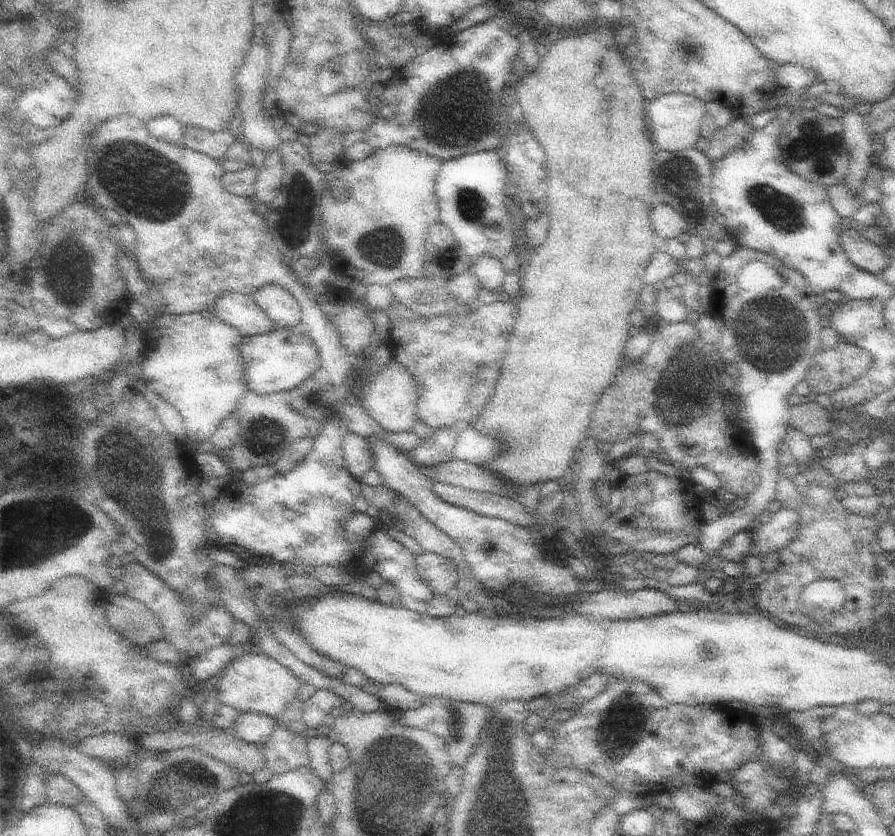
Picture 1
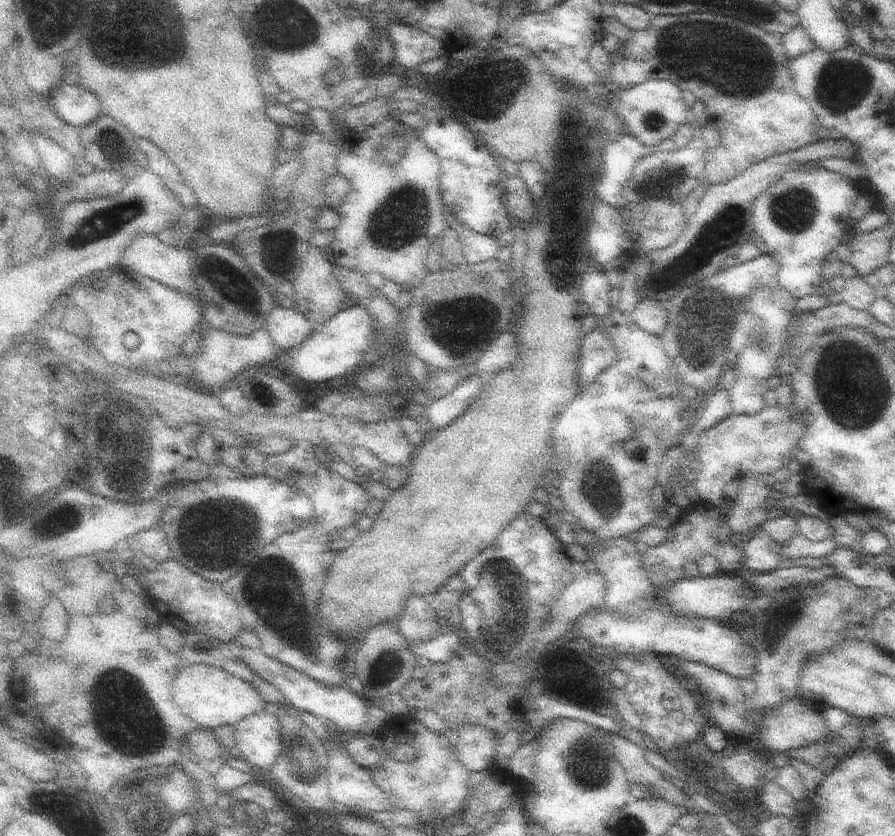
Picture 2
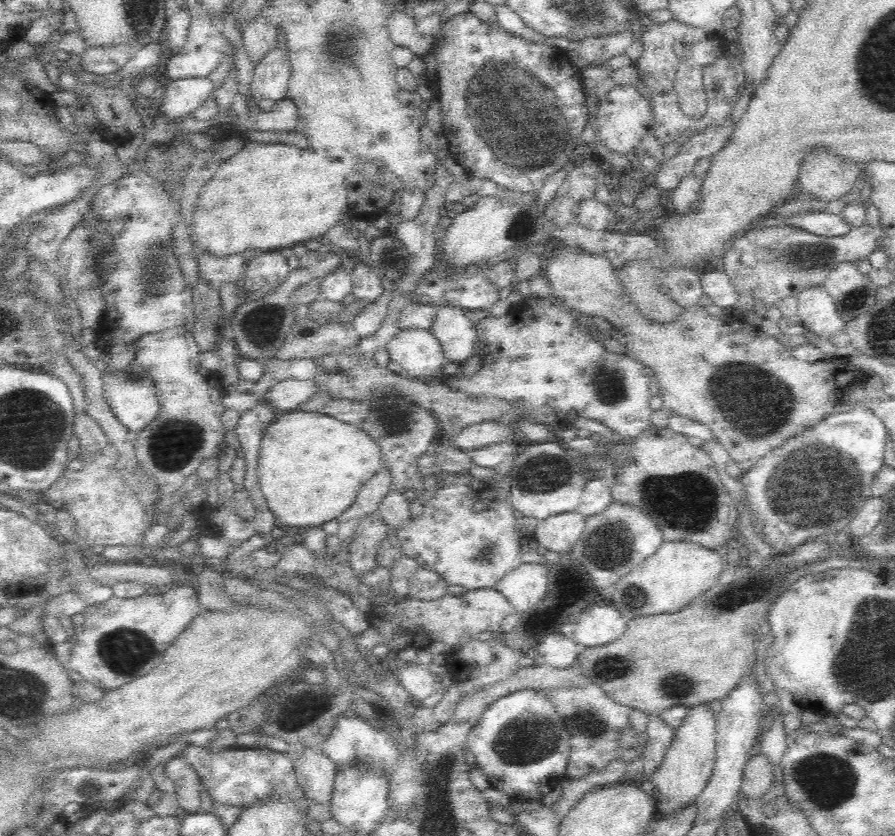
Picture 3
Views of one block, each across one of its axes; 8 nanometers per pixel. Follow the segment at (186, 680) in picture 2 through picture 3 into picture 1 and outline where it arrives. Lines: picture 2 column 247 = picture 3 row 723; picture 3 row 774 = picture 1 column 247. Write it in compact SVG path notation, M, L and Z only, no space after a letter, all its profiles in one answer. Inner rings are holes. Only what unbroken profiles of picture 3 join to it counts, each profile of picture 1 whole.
M252 648L239 659L234 659L208 686L219 691L218 703L229 704L239 713L256 711L276 718L284 714L297 699L302 684L301 678L293 670Z

